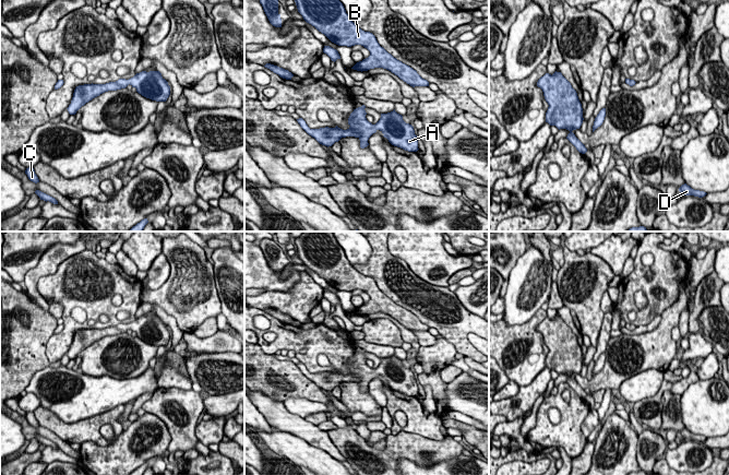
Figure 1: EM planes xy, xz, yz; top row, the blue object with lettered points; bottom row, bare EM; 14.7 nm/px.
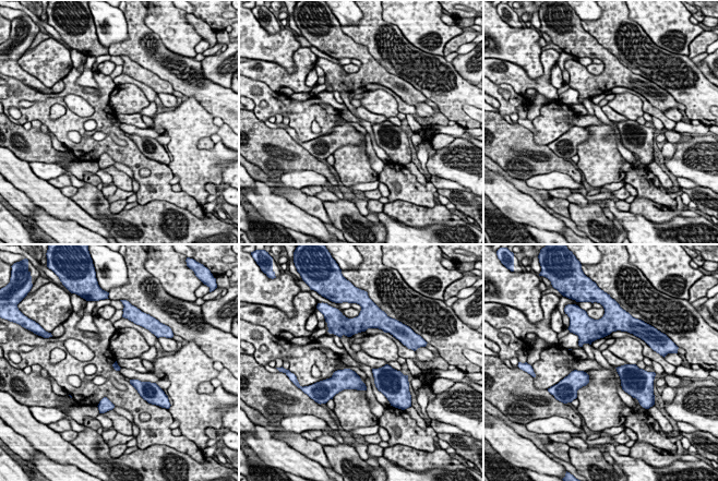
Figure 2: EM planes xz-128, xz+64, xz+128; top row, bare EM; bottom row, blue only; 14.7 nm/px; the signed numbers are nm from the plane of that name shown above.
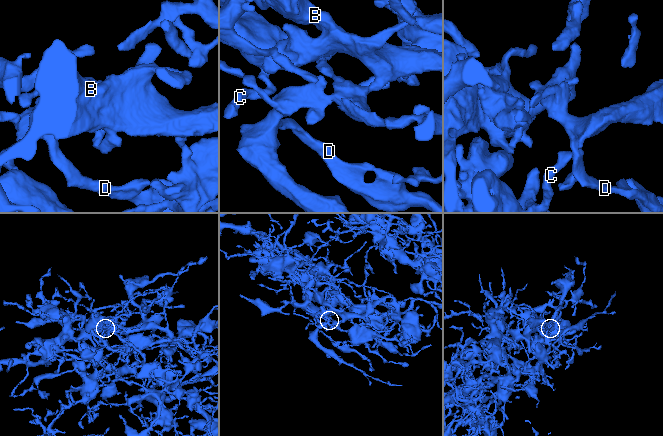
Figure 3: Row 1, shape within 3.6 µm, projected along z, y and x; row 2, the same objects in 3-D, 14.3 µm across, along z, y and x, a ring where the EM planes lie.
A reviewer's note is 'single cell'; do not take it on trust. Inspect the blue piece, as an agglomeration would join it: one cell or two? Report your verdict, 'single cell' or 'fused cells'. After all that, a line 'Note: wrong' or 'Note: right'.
single cell
Note: right

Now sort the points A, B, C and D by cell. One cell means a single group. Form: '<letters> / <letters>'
A B C D

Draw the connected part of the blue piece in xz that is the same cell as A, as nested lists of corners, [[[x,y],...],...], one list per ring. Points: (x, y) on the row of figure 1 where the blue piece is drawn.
[[[362,105],[354,109],[348,118],[350,127],[347,130],[343,130],[337,126],[335,128],[310,129],[302,118],[297,119],[297,121],[309,135],[327,147],[338,142],[342,138],[355,136],[360,140],[360,147],[364,149],[369,145],[369,138],[380,130],[392,145],[408,152],[417,152],[419,150],[418,136],[415,134],[414,127],[406,123],[403,120],[403,116],[397,114],[395,109],[387,114],[381,114],[380,120],[372,124],[366,118],[364,108],[366,106]]]

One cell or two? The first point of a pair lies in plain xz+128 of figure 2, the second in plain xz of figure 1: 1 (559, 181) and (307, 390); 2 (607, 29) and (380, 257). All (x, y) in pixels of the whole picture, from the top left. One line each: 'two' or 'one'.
1: two
2: one

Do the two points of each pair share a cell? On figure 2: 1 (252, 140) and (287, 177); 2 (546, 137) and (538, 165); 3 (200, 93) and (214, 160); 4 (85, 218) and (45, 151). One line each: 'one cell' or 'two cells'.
1: two cells
2: two cells
3: two cells
4: two cells

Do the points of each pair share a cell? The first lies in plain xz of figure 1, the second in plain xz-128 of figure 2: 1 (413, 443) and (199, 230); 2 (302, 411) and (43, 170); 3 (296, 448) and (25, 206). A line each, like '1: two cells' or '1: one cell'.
1: one cell
2: one cell
3: two cells

